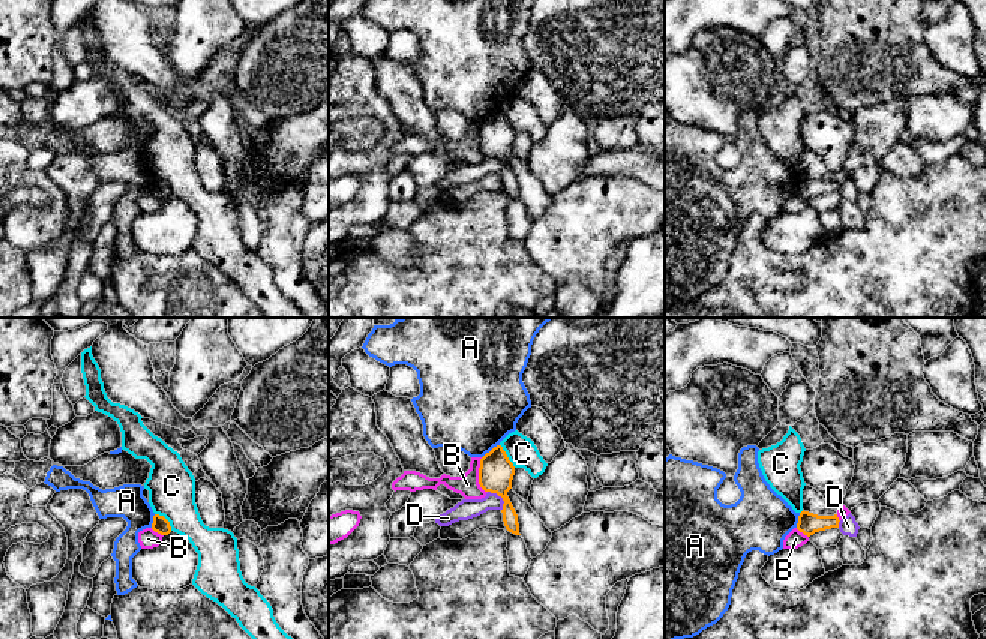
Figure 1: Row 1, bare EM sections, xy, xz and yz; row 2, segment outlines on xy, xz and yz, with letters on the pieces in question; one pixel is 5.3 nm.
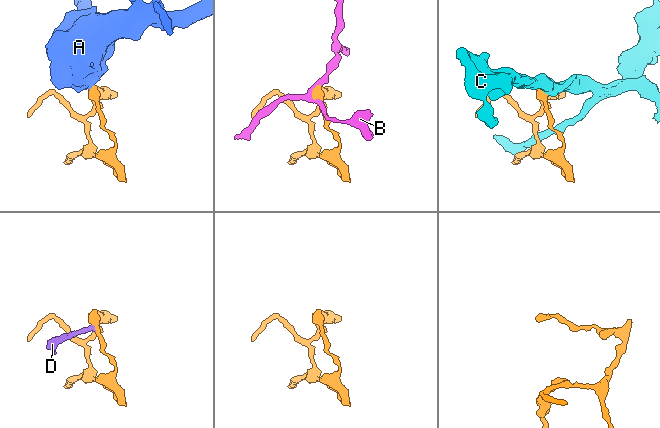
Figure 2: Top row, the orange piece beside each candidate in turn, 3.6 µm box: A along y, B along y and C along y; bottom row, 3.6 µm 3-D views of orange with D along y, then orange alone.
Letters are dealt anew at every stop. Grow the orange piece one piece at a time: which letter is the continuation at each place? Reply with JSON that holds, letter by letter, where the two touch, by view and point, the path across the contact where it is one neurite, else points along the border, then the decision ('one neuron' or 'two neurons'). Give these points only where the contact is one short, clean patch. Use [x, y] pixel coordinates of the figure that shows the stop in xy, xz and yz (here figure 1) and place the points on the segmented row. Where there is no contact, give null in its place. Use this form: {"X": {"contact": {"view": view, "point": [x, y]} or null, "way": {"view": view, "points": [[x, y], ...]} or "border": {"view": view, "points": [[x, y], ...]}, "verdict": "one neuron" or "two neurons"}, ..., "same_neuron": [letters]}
{"A": {"contact": {"view": "xz", "point": [491, 450]}, "border": {"view": "xz", "points": [[499, 444], [482, 458]]}, "verdict": "two neurons"}, "B": {"contact": {"view": "xz", "point": [479, 476]}, "border": {"view": "xz", "points": [[480, 458], [479, 485], [486, 492]]}, "verdict": "two neurons"}, "C": {"contact": {"view": "xy", "point": [165, 519]}, "verdict": "two neurons"}, "D": {"contact": {"view": "xz", "point": [502, 497]}, "border": {"view": "xz", "points": [[488, 491], [502, 498], [502, 510]]}, "verdict": "two neurons"}, "same_neuron": []}

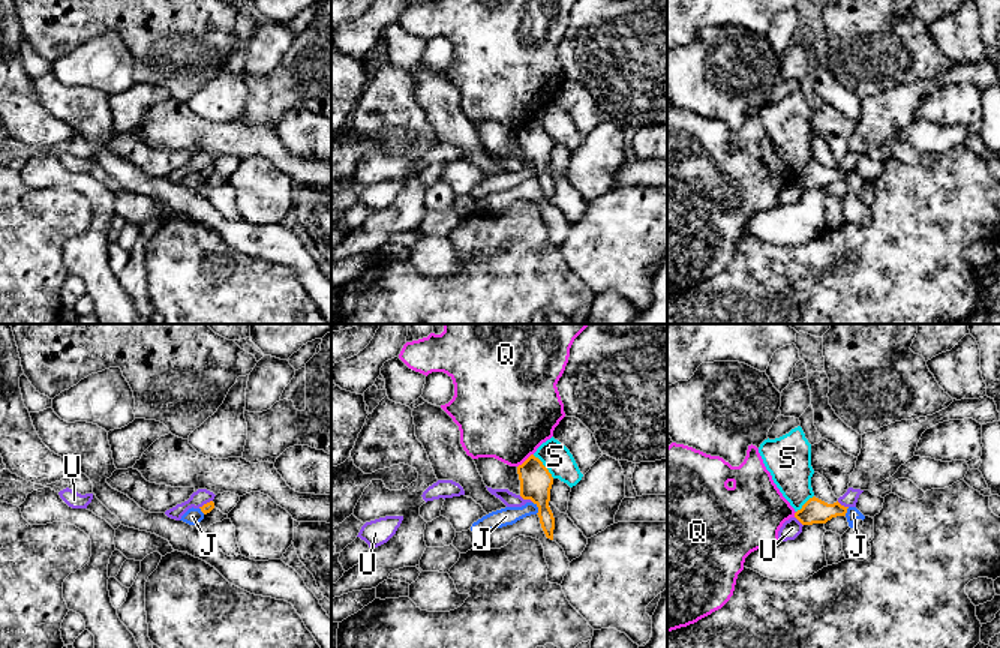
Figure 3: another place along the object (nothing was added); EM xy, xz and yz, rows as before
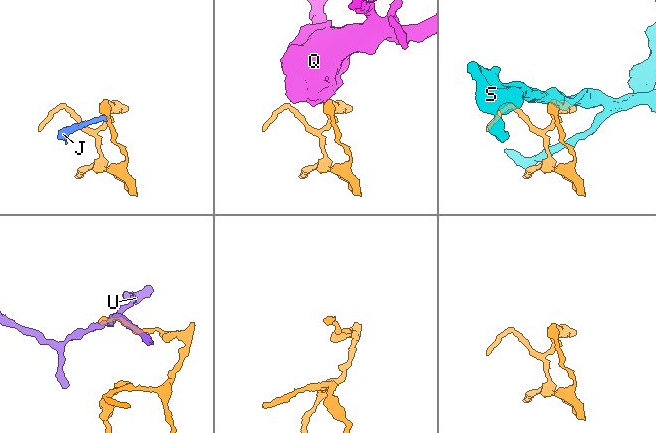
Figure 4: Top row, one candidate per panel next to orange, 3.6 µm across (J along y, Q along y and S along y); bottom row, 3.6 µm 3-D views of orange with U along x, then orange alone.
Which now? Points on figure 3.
{"J": {"contact": {"view": "xz", "point": [537, 506]}, "border": {"view": "xz", "points": [[532, 501], [537, 513]]}, "verdict": "two neurons"}, "Q": {"contact": {"view": "xz", "point": [526, 459]}, "border": {"view": "xz", "points": [[532, 453], [517, 467]]}, "verdict": "two neurons"}, "S": {"contact": {"view": "xz", "point": [543, 465]}, "verdict": "two neurons"}, "U": {"contact": {"view": "xz", "point": [526, 498]}, "border": {"view": "xz", "points": [[519, 495], [532, 501]]}, "verdict": "two neurons"}, "same_neuron": []}

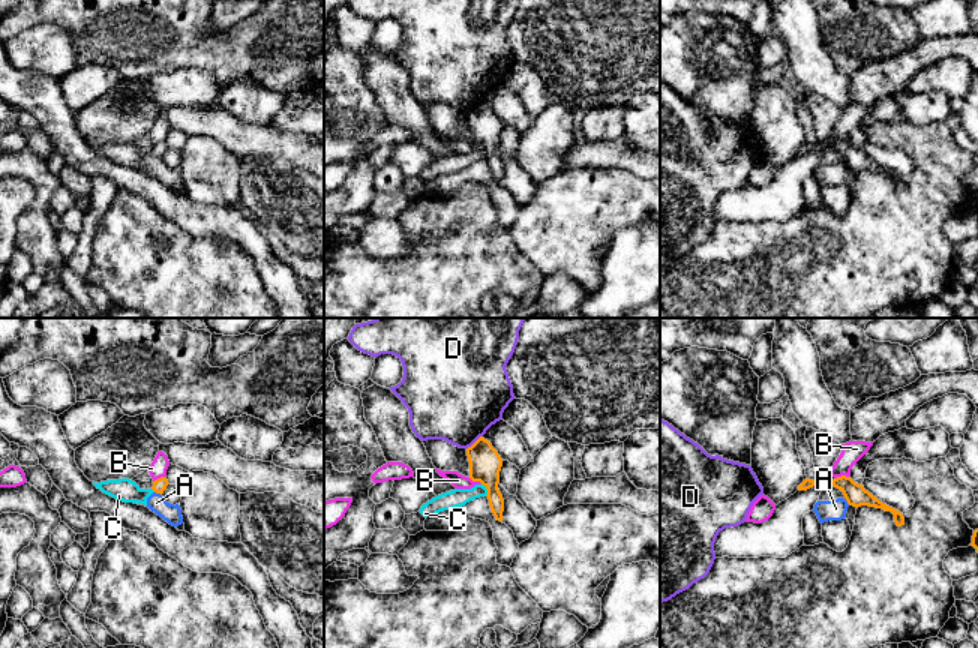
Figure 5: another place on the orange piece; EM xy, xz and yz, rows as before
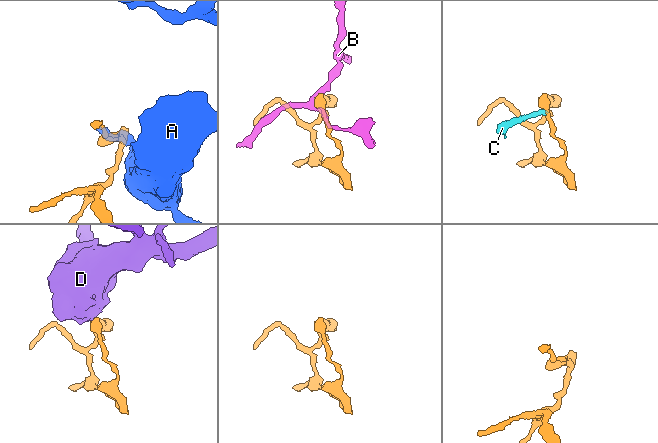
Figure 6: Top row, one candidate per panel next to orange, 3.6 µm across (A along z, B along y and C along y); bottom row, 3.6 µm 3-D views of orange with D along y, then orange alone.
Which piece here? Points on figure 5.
{"A": {"contact": {"view": "xy", "point": [158, 492]}, "border": {"view": "xy", "points": [[153, 491], [161, 495]]}, "verdict": "two neurons"}, "B": {"contact": {"view": "xz", "point": [476, 480]}, "border": {"view": "xz", "points": [[468, 477], [482, 483]]}, "verdict": "two neurons"}, "C": {"contact": {"view": "xz", "point": [486, 488]}, "border": {"view": "xz", "points": [[482, 483], [486, 495]]}, "verdict": "two neurons"}, "D": {"contact": {"view": "xz", "point": [476, 441]}, "border": {"view": "xz", "points": [[482, 435], [467, 449]]}, "verdict": "two neurons"}, "same_neuron": []}

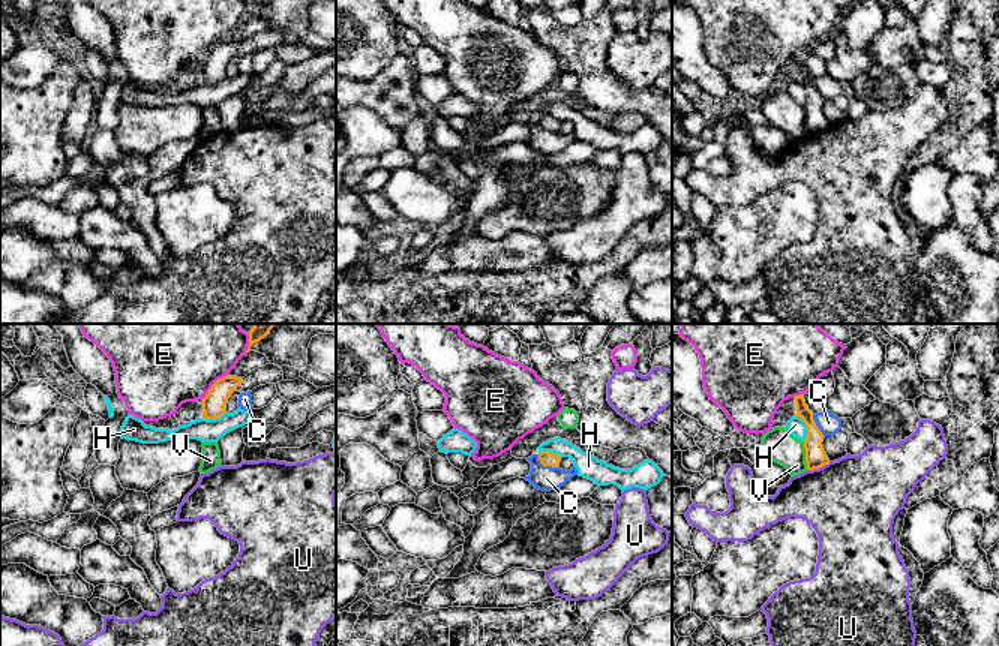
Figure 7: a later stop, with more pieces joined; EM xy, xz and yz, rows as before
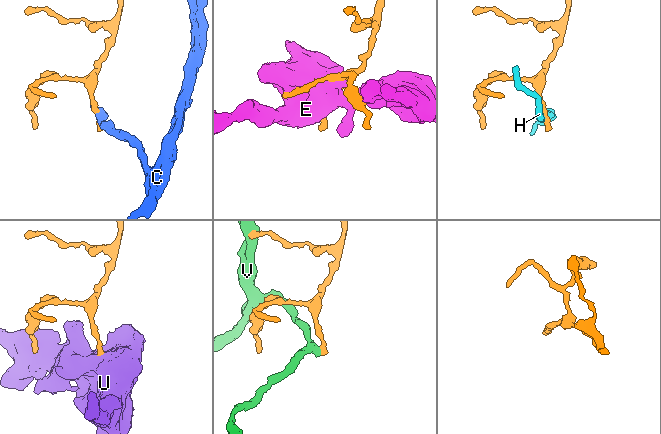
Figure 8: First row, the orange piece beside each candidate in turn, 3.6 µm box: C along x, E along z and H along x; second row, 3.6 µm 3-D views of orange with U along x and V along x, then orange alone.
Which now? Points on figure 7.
{"C": {"contact": {"view": "xz", "point": [545, 465]}, "border": {"view": "xz", "points": [[537, 454], [543, 465], [557, 468]]}, "verdict": "two neurons"}, "E": {"contact": {"view": "xy", "point": [213, 384]}, "verdict": "two neurons"}, "H": {"contact": {"view": "yz", "point": [807, 427]}, "border": {"view": "yz", "points": [[795, 414], [806, 426], [804, 441]]}, "verdict": "two neurons"}, "U": {"contact": {"view": "yz", "point": [818, 468]}, "border": {"view": "yz", "points": [[830, 462], [807, 469]]}, "verdict": "two neurons"}, "V": {"contact": {"view": "yz", "point": [806, 456]}, "verdict": "two neurons"}, "same_neuron": []}

